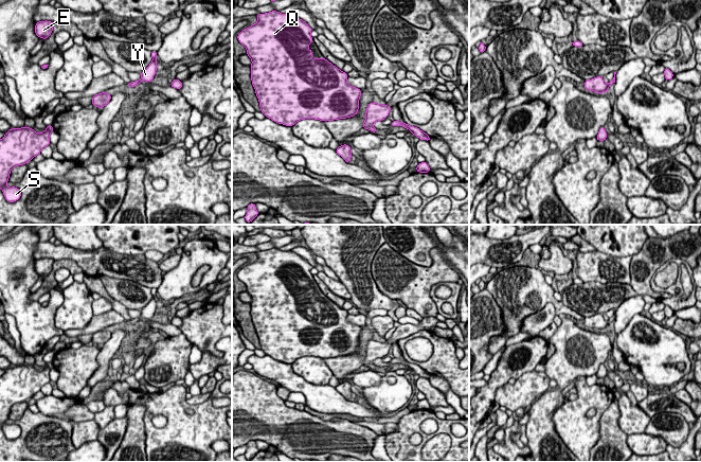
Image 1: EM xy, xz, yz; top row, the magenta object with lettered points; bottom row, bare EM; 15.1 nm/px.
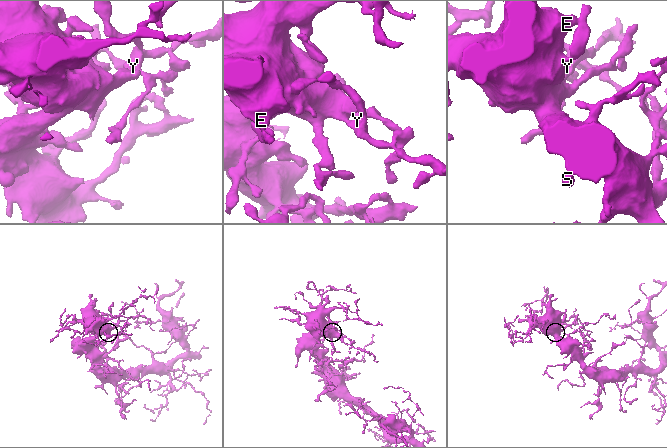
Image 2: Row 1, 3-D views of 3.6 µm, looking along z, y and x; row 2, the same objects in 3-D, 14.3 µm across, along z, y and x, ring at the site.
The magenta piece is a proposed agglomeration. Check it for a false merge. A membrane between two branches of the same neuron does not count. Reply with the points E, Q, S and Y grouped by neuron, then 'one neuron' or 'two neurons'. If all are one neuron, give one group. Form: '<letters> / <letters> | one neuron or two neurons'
E Q S Y | one neuron

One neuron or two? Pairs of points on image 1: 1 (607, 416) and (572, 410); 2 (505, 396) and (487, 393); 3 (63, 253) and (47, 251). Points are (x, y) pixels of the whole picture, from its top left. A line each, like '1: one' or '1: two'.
1: two
2: two
3: one

